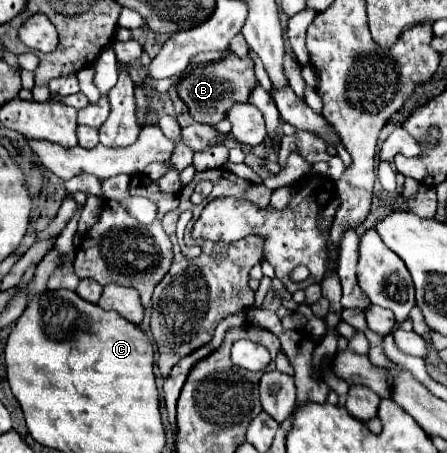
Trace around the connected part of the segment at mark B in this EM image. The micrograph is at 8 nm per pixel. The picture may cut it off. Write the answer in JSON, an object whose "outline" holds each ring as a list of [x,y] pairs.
{"outline":[[[232,53],[216,63],[190,63],[188,73],[180,79],[176,89],[178,89],[178,97],[184,101],[196,123],[216,125],[228,115],[228,105],[248,101],[254,85],[256,85],[256,77],[254,77],[252,57],[250,55],[238,57]]]}

